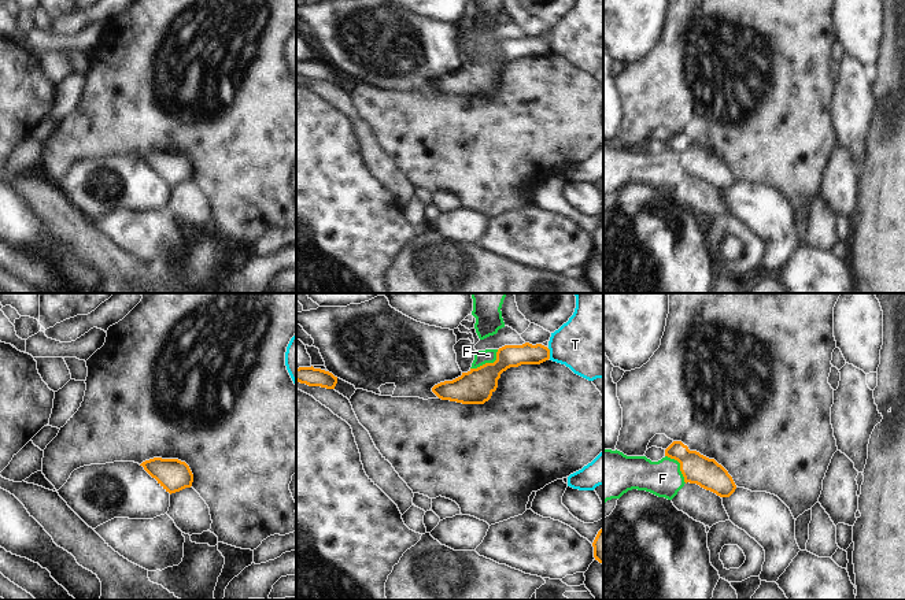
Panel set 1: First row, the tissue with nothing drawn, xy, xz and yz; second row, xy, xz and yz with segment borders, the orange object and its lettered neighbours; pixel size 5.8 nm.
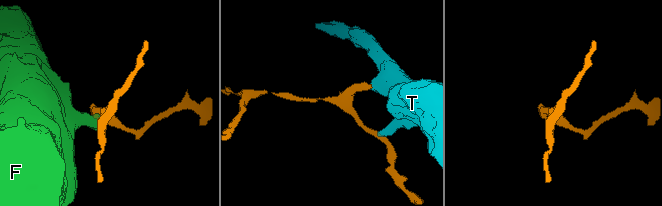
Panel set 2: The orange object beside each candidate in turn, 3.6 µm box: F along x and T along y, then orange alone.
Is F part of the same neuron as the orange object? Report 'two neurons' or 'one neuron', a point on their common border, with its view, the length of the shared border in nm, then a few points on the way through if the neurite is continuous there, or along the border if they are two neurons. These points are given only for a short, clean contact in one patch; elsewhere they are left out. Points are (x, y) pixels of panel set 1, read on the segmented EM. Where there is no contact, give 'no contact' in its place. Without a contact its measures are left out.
two neurons; meets orange in xz at (487, 363); contact 200 nm long; border along xz (498, 350), (497, 358), (492, 362), (471, 369)

